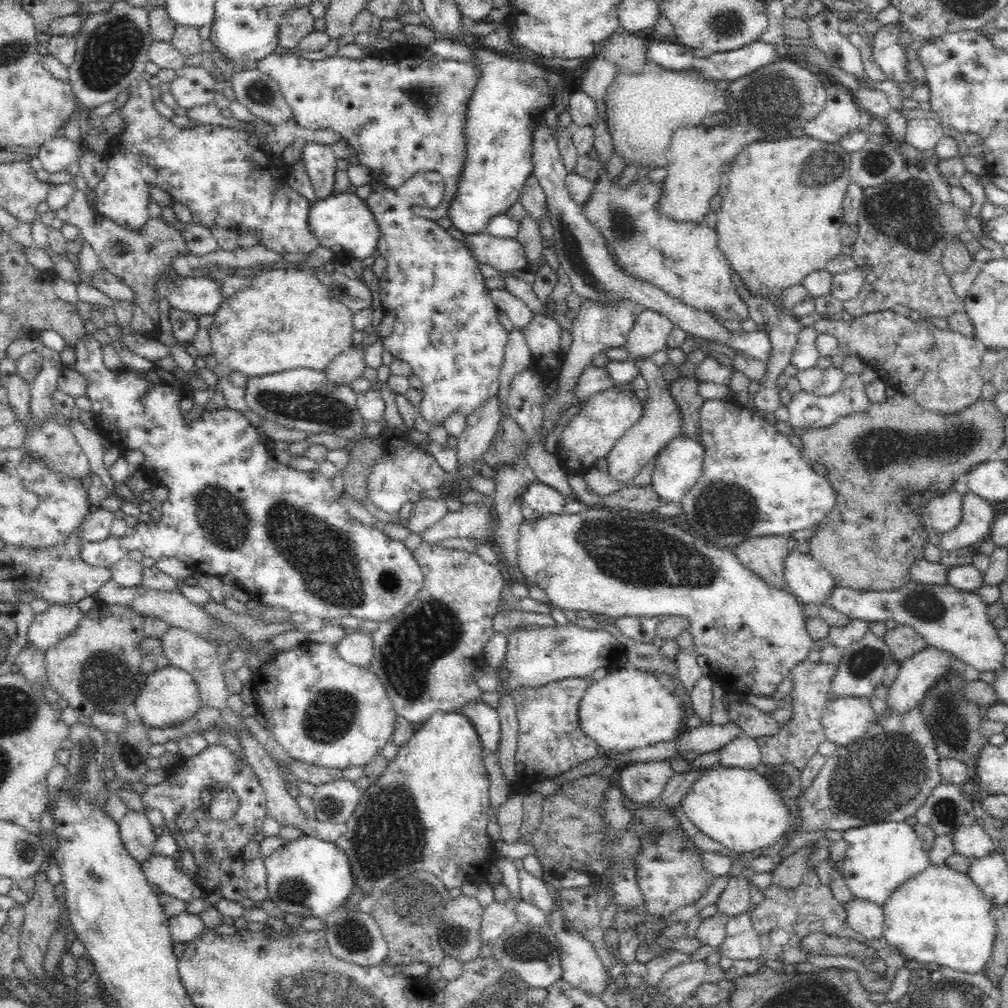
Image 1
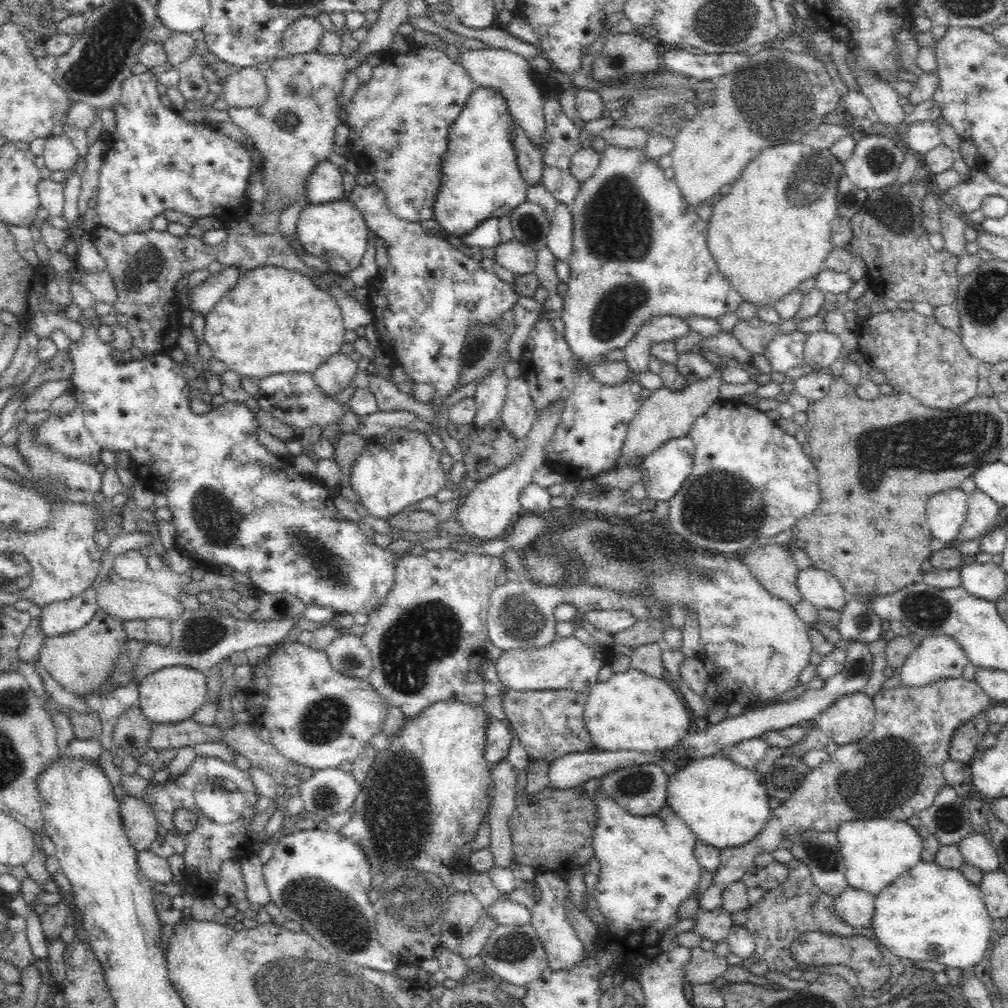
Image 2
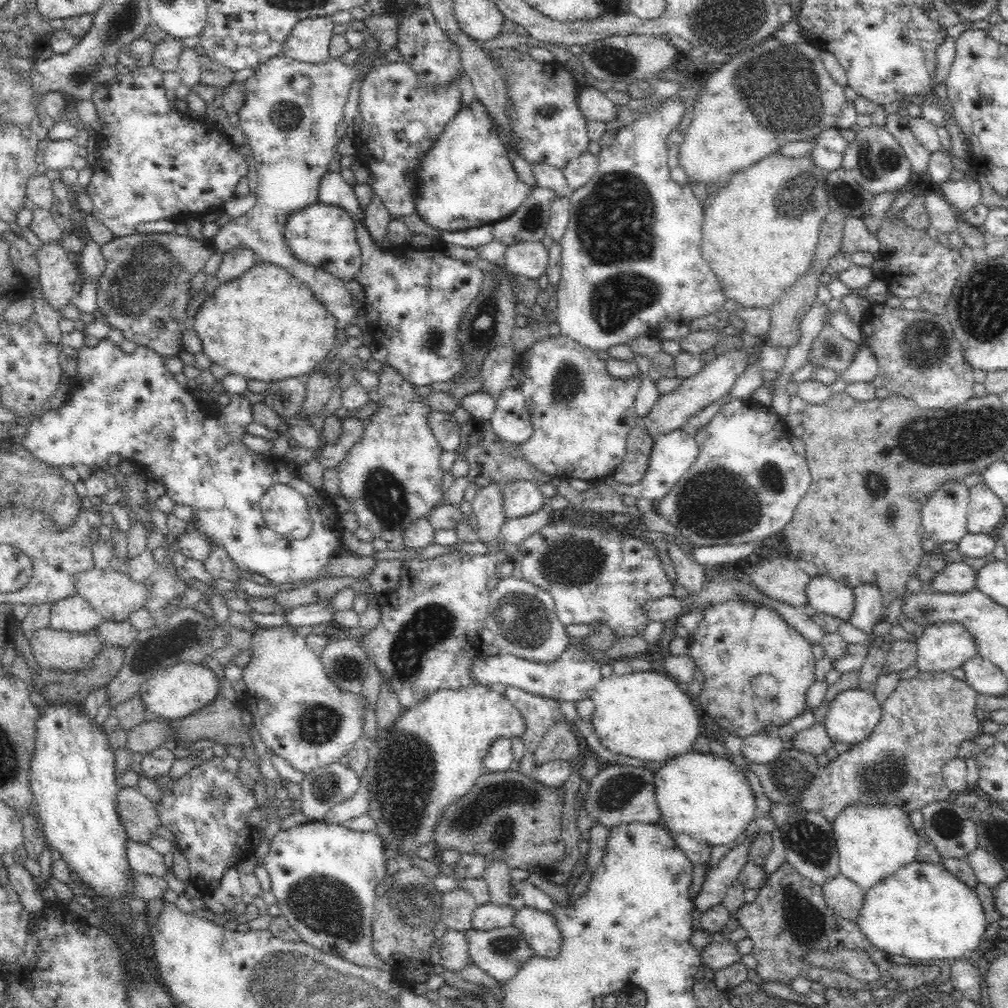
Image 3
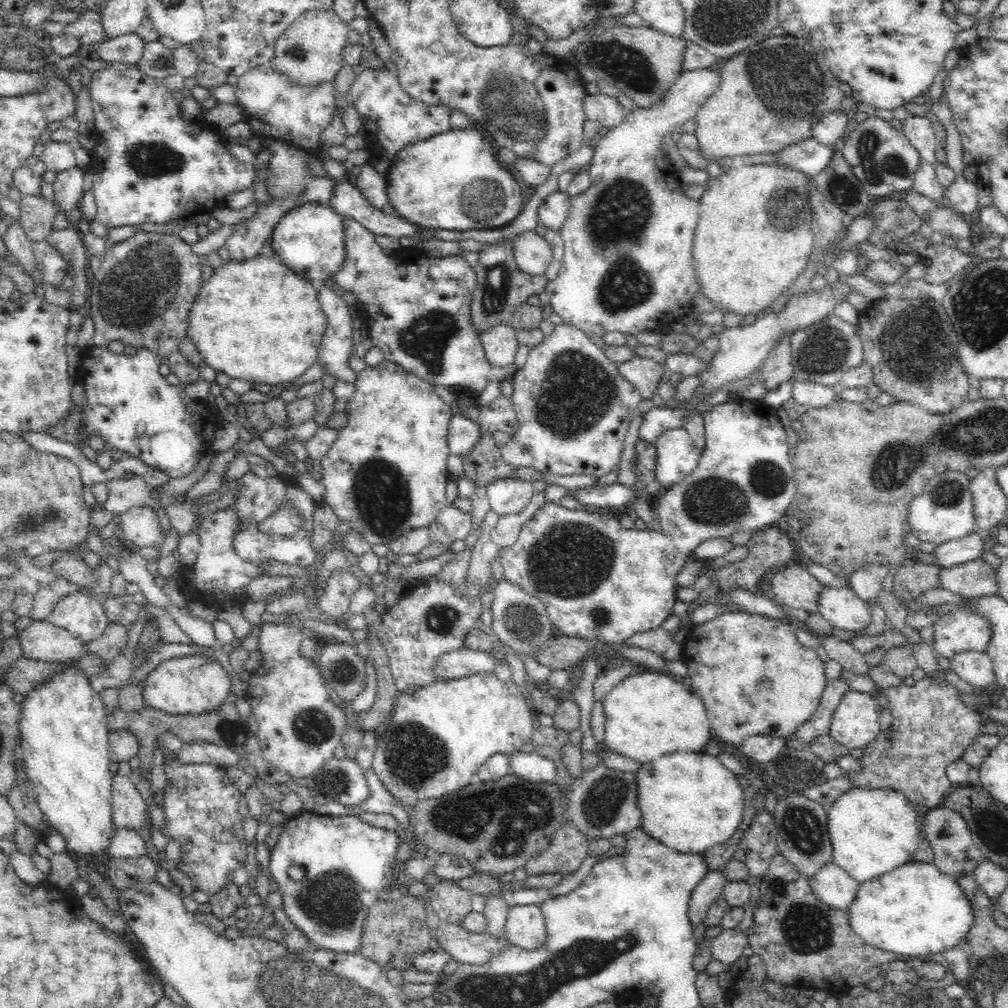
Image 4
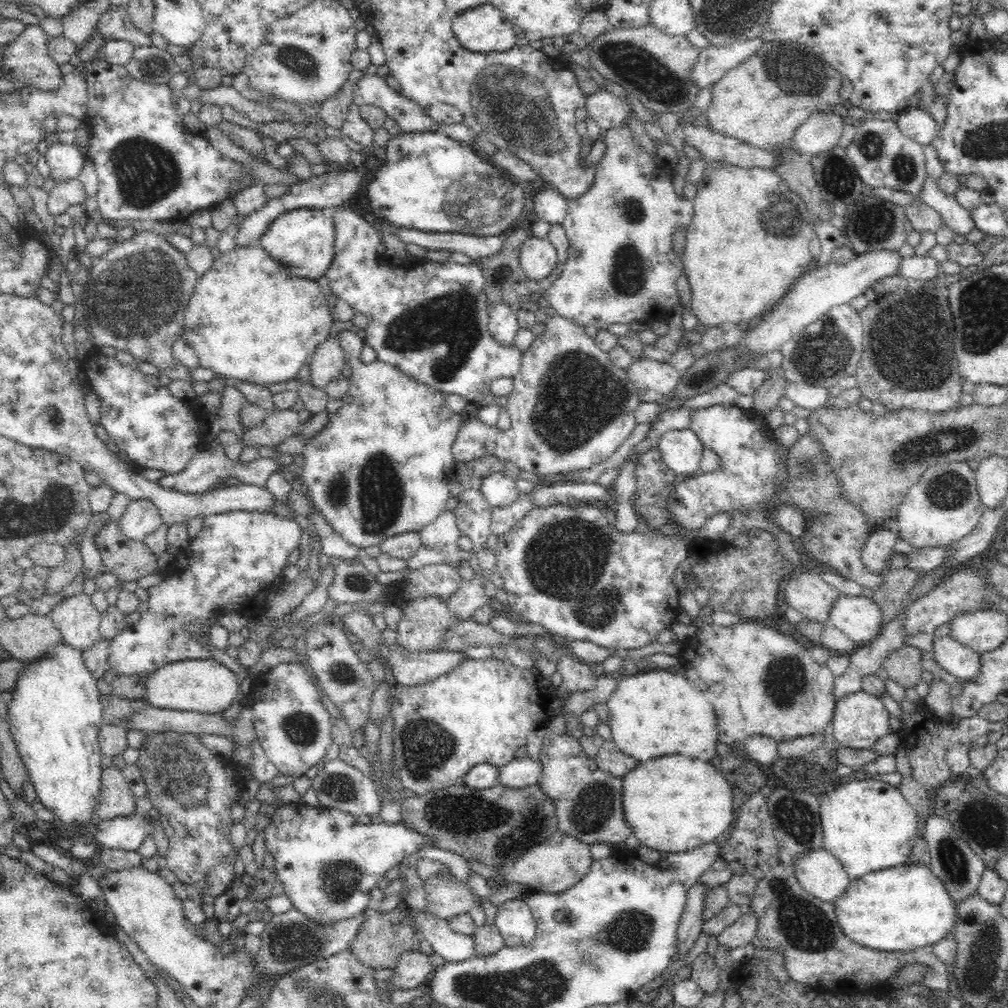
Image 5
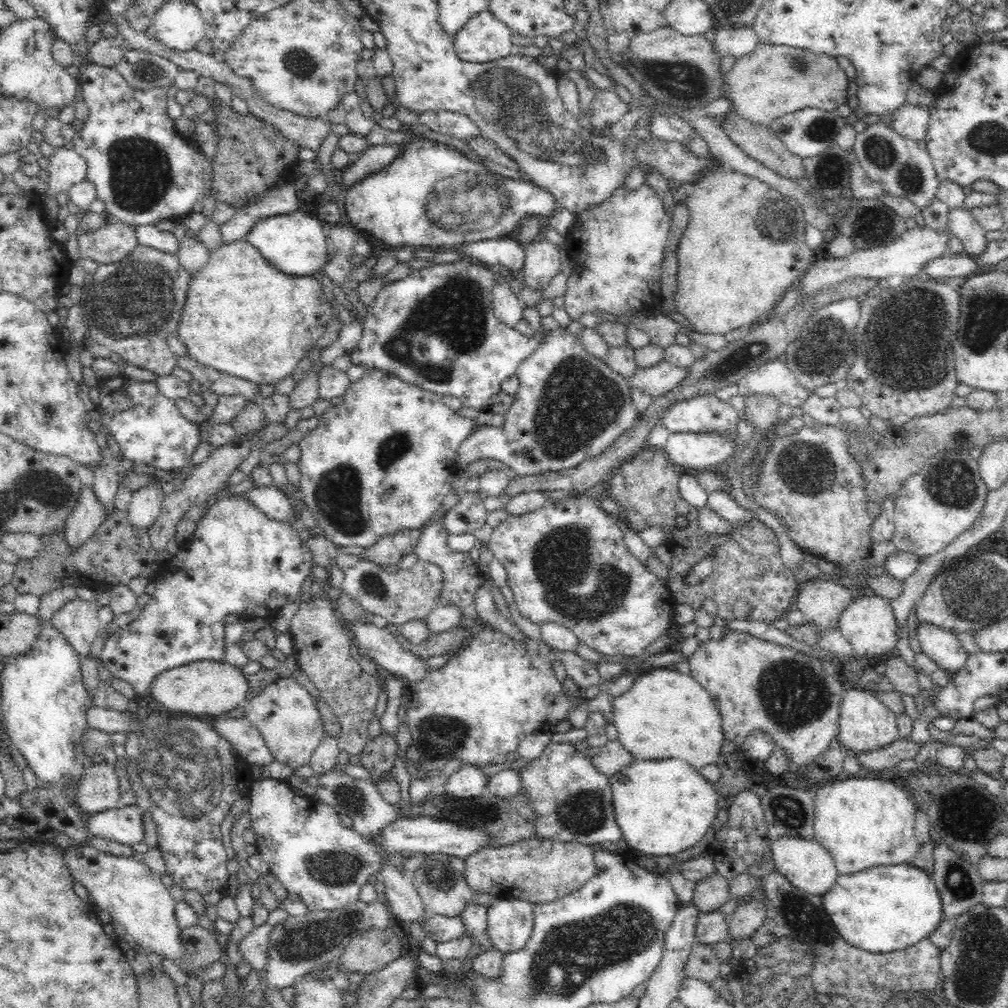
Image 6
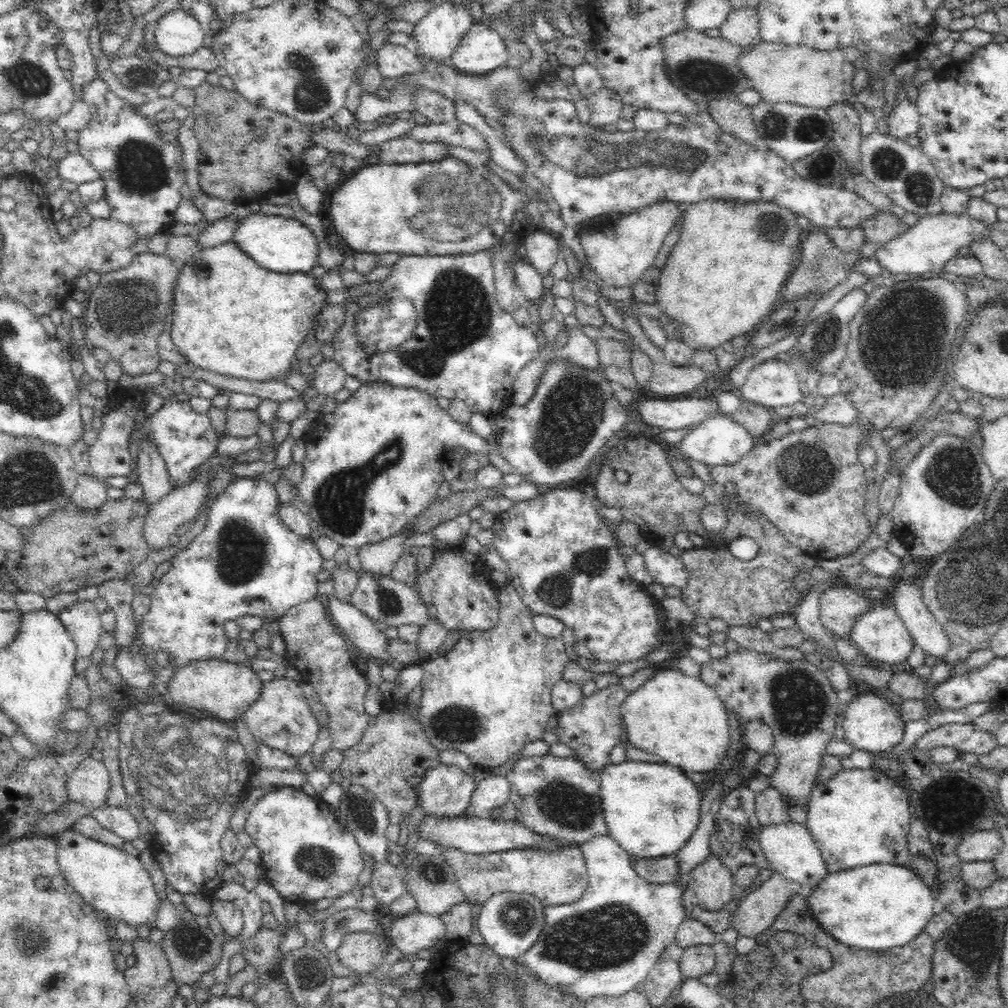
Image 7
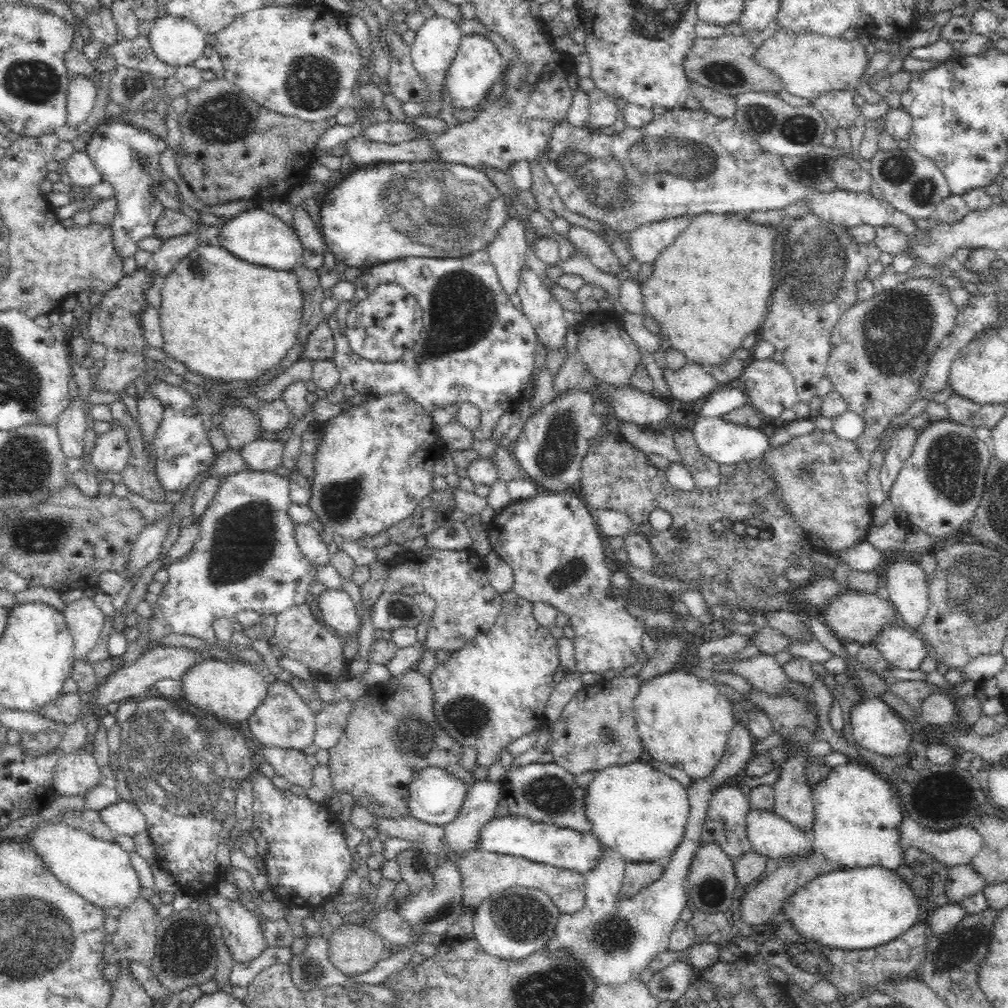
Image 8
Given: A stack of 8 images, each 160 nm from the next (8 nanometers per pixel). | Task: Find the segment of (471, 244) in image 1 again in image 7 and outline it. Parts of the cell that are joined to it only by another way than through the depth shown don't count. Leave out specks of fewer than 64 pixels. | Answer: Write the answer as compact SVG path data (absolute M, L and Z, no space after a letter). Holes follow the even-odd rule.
M541 229L532 230L525 233L524 246L526 259L538 274L542 278L550 276L550 269L557 261L557 254L562 248L559 238Z

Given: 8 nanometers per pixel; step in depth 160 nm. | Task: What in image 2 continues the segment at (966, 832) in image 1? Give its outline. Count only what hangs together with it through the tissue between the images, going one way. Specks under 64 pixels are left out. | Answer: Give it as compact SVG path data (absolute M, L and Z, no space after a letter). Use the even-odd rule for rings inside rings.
M973 831L958 842L963 862L974 865L982 872L999 868L997 849L979 832Z

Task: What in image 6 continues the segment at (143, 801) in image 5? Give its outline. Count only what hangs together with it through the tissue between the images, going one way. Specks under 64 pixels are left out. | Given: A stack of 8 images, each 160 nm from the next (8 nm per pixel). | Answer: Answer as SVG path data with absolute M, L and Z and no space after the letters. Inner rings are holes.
M130 804L91 814L86 817L89 834L133 846L144 840L143 812L137 804Z

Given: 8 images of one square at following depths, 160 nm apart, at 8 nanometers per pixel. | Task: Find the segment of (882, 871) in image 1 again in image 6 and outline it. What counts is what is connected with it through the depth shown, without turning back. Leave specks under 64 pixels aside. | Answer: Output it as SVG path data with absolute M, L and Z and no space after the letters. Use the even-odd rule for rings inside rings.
M844 776L820 786L814 795L813 838L831 854L840 875L854 874L859 870L880 865L904 864L919 849L919 842L914 832L918 812L914 800L905 789L898 788L891 780Z

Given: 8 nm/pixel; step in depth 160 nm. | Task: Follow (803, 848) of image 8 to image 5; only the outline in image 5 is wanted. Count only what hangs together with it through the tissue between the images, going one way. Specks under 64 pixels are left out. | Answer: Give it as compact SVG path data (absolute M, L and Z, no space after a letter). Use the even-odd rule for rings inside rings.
M824 848L801 854L792 867L802 888L828 905L842 898L851 883L842 863Z

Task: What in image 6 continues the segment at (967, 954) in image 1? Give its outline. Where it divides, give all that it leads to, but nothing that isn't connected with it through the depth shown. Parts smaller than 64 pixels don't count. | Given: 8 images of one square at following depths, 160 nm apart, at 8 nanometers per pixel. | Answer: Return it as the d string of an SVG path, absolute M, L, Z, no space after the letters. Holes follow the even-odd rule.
M909 862L838 875L834 886L822 898L824 910L842 939L868 953L910 948L929 939L944 920L942 898L936 883L925 870Z

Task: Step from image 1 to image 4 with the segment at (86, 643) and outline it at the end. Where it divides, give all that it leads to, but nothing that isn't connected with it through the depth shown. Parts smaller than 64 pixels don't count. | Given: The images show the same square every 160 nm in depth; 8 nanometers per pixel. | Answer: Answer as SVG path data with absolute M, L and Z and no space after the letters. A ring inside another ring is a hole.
M49 619L33 621L18 640L23 656L35 661L63 664L80 658L87 650L74 633L52 624Z

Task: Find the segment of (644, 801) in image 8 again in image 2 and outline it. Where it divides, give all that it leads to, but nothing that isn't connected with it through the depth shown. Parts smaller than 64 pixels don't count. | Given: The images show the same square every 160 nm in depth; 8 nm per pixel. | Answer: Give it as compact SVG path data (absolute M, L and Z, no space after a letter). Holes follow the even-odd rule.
M721 754L688 759L687 763L678 768L677 774L669 776L667 786L667 804L698 838L694 854L703 872L716 872L721 863L721 849L737 847L753 841L766 826L773 811L769 805L769 797L760 775L753 769L747 769Z

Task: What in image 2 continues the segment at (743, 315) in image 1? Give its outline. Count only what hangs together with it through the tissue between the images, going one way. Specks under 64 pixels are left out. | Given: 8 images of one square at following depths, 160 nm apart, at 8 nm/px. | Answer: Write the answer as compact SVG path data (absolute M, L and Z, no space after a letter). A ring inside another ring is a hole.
M607 145L600 156L599 165L596 172L581 185L570 206L573 217L573 251L568 258L570 265L570 276L567 280L567 295L563 298L564 306L561 310L561 318L565 324L565 339L572 353L572 363L578 371L591 366L591 362L596 356L606 354L614 349L622 349L629 340L634 338L638 328L650 320L652 316L678 316L681 319L686 316L707 316L717 319L719 316L728 313L735 313L743 302L746 302L739 292L732 288L728 279L720 272L712 253L707 247L707 223L703 222L691 206L687 206L680 195L680 187L666 175L666 171L656 165L656 161L647 160L644 157L643 149L624 149L614 145ZM560 398L556 402L550 402L546 409L537 411L536 421L532 424L529 434L522 439L526 448L505 470L499 471L487 480L480 481L476 488L467 494L466 502L459 504L452 516L466 534L478 536L486 541L496 537L501 538L509 531L516 517L522 513L520 504L522 490L533 483L535 472L546 468L546 446L562 422L564 406L566 404Z

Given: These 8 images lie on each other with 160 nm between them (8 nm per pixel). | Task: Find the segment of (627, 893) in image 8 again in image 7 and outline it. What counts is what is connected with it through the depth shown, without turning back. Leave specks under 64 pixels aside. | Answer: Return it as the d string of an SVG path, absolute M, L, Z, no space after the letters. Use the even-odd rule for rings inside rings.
M631 854L632 868L644 881L655 885L677 883L679 881L678 859L675 855L658 858L638 858Z

